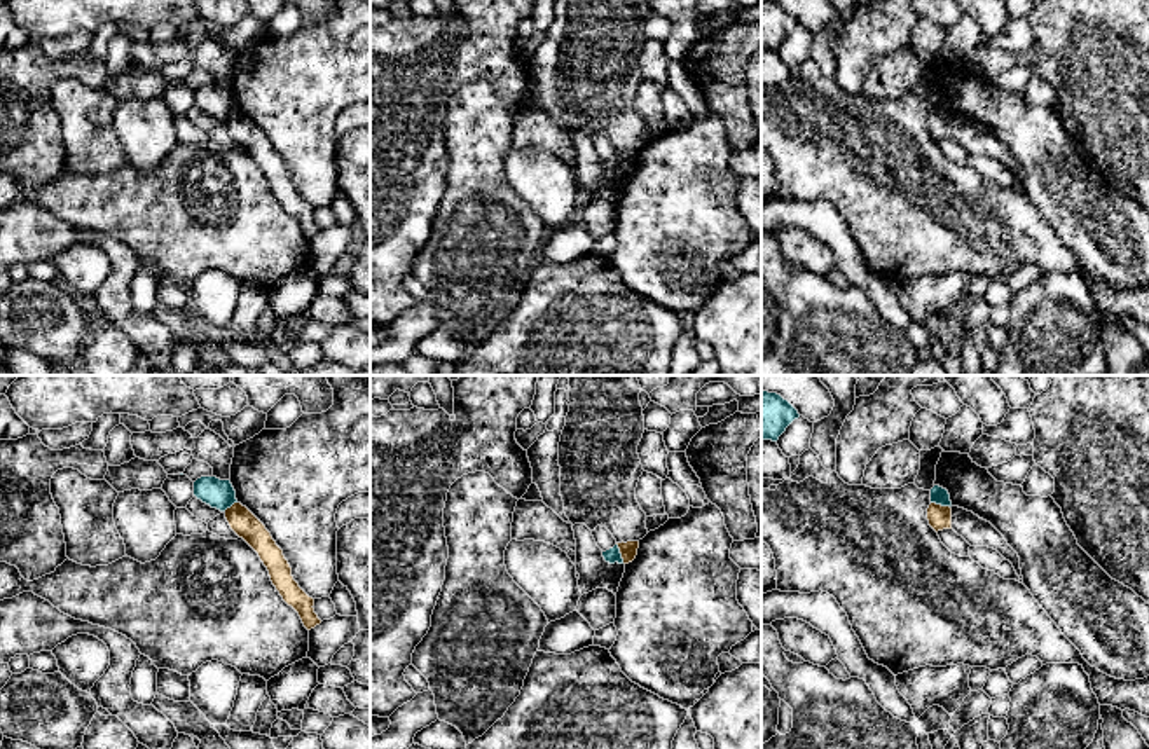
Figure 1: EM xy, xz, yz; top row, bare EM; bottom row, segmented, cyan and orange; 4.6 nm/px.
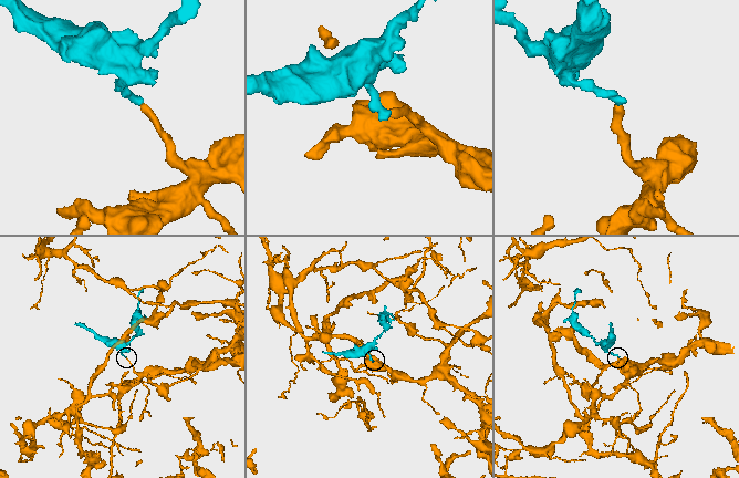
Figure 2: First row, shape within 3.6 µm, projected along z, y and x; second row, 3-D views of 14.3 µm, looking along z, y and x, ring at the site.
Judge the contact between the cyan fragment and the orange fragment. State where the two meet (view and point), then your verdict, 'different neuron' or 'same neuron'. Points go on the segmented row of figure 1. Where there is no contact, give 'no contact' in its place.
xz (620, 554) | different neuron

